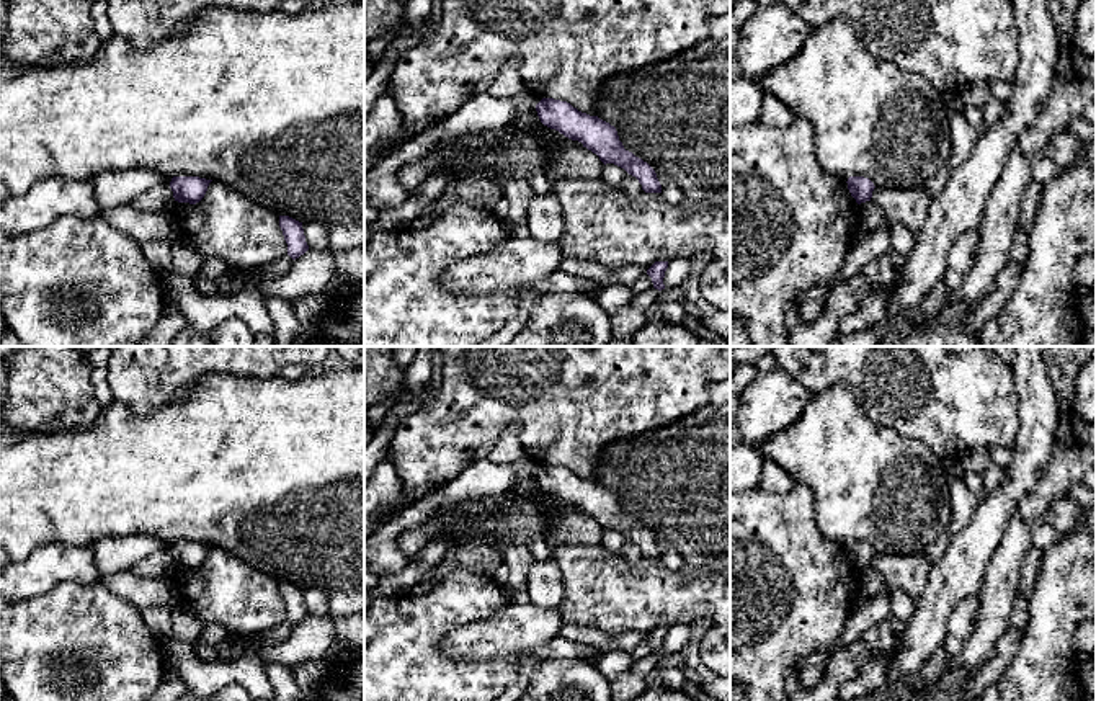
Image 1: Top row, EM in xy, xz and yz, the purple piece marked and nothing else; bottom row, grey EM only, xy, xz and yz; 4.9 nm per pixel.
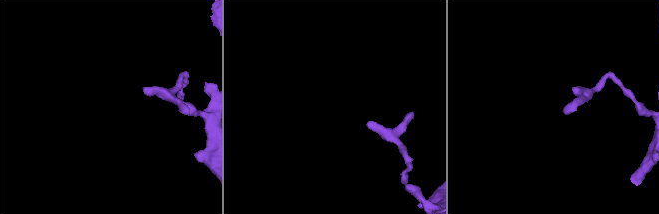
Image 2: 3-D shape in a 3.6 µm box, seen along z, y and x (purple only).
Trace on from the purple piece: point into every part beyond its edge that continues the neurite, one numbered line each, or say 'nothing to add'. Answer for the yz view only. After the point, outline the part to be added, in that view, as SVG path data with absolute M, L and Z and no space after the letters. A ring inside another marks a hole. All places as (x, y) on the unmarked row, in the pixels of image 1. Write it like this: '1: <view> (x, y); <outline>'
nothing to add

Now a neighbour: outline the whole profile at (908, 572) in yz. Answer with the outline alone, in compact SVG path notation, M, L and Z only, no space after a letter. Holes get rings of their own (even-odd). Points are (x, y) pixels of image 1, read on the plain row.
M874 554L872 564L887 585L920 598L928 583L929 562L923 554Z

